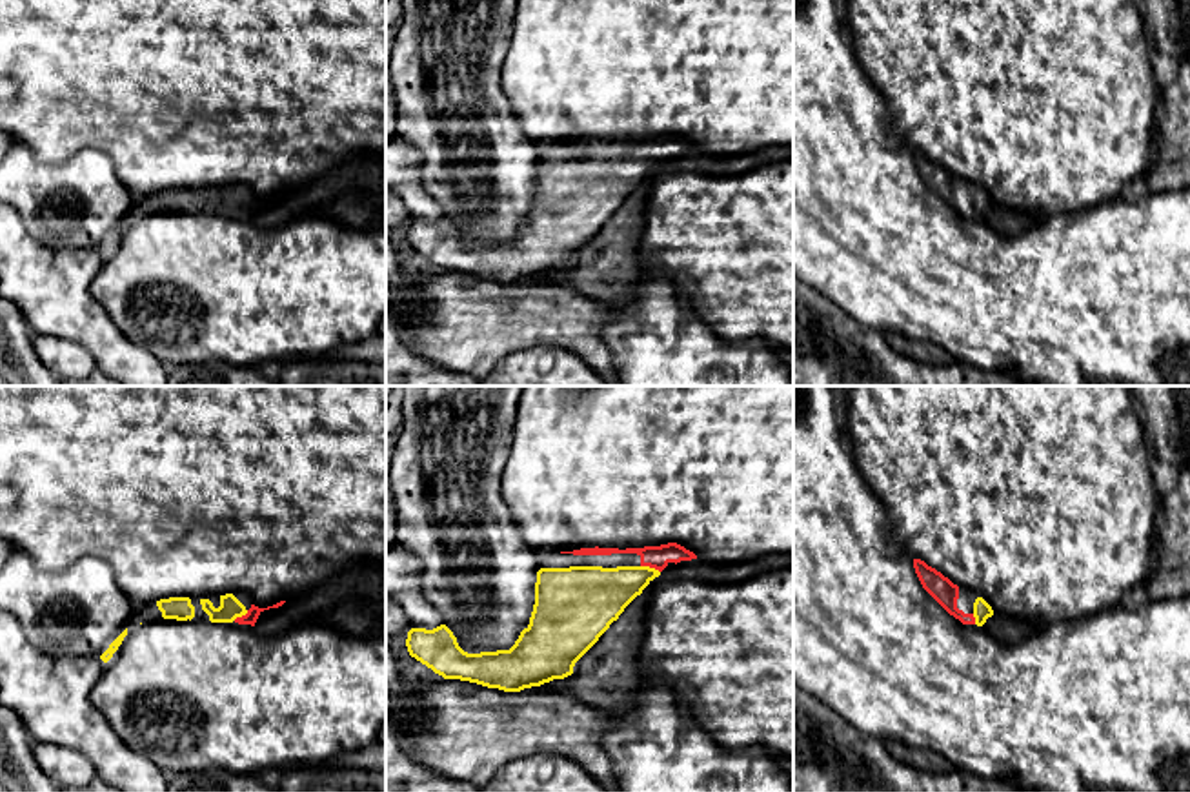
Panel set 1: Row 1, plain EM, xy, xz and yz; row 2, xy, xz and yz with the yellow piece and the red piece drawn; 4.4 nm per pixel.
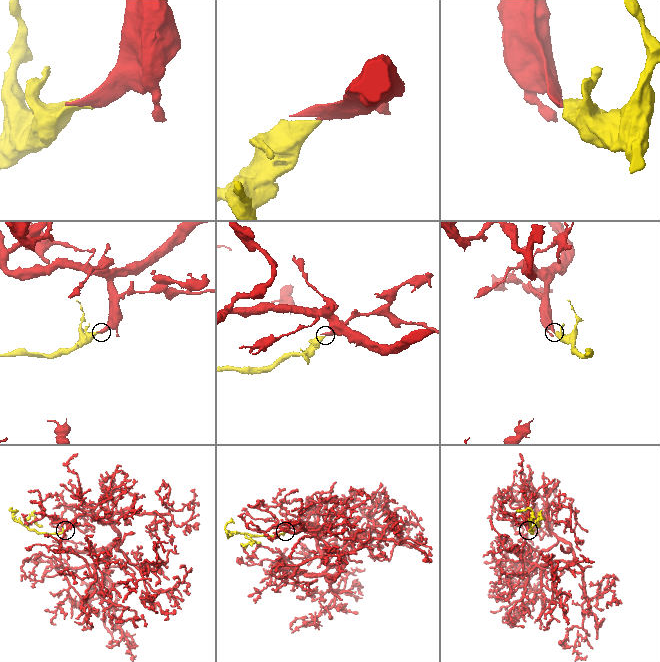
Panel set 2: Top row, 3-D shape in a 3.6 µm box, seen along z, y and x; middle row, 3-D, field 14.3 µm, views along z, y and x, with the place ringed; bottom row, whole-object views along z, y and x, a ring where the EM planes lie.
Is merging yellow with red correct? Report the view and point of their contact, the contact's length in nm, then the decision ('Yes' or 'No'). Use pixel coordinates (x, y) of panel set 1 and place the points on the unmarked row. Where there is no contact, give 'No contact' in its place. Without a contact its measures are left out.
Touches yellow at xz (648, 159). Shared border 90 nm. Yes

